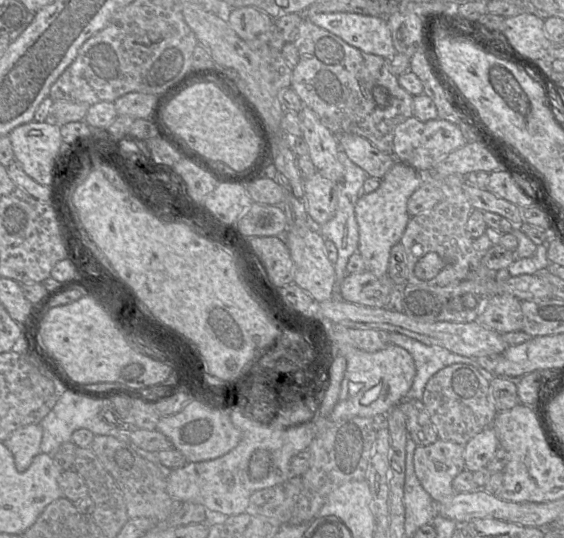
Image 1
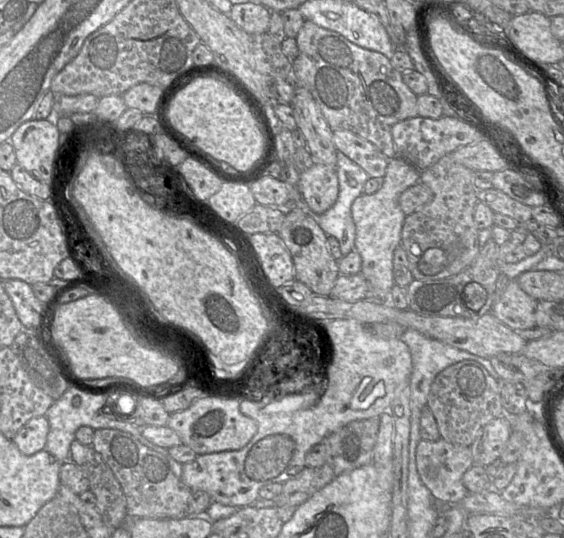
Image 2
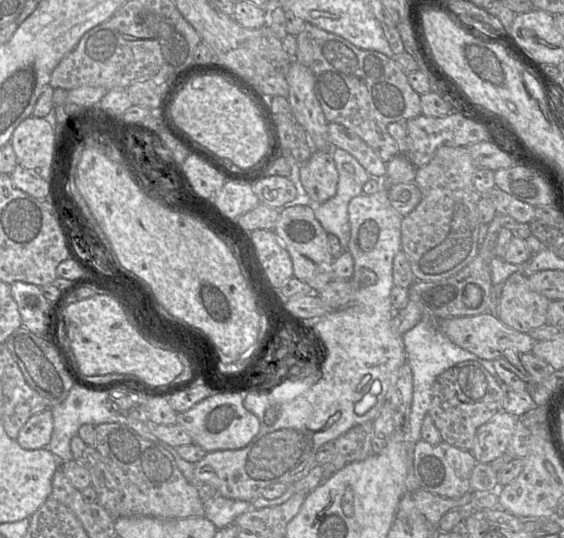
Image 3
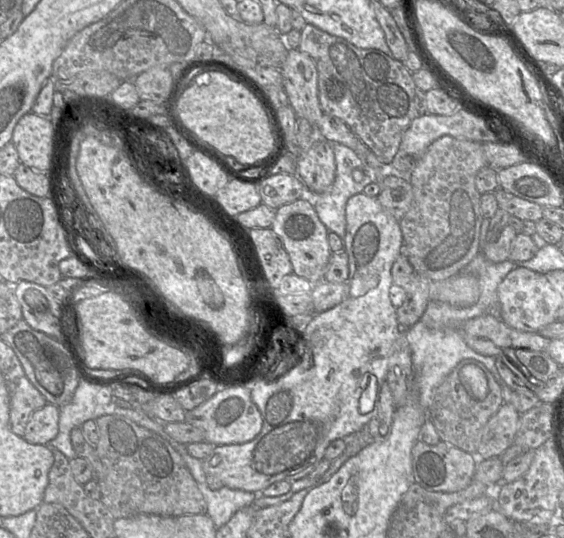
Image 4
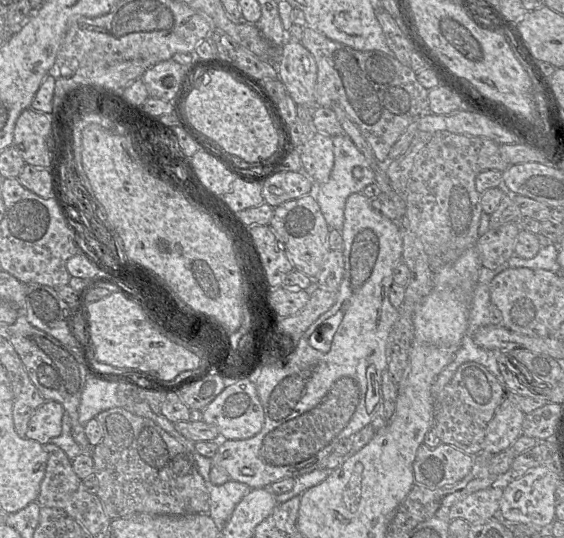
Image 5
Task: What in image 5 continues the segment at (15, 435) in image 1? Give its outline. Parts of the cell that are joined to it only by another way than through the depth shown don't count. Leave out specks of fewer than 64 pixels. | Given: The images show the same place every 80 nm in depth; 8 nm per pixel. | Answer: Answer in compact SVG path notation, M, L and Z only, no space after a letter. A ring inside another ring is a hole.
M53 400L45 401L31 416L26 431L26 438L41 444L49 443L50 439L62 432L63 406Z

